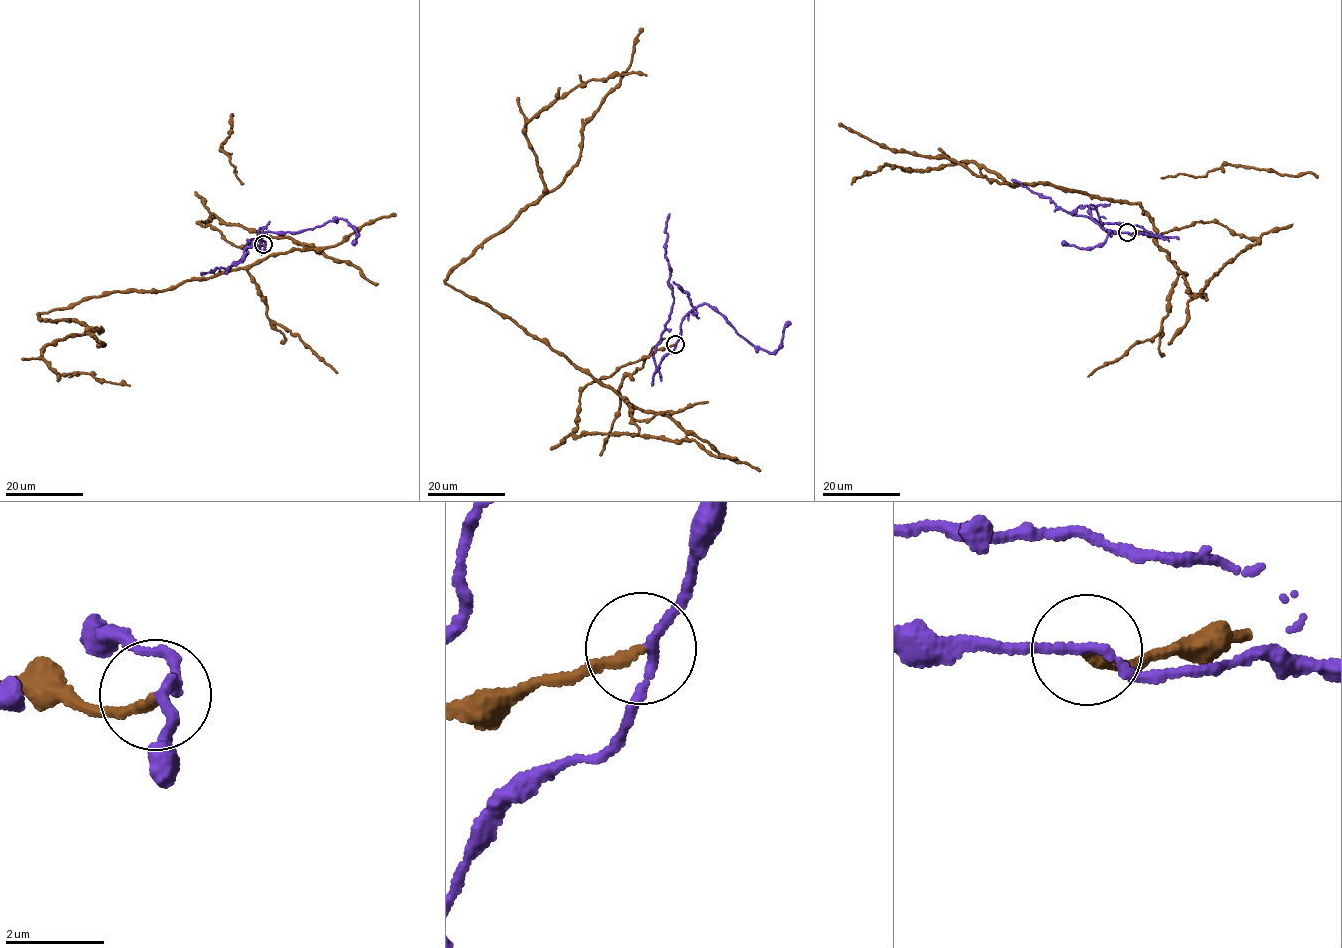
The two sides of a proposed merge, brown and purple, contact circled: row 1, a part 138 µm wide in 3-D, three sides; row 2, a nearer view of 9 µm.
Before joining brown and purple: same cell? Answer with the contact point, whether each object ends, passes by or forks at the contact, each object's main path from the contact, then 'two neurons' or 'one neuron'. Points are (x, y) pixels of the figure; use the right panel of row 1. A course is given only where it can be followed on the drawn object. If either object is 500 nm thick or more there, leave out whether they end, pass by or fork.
at (1127, 232); brown ends there; purple passes by; brown runs (1128, 232), (1215, 221), (1257, 242), (1195, 294), (1139, 203), (1007, 184), (974, 162), (885, 165), (851, 184); purple runs (1128, 232), (1156, 237), (1133, 225), (1101, 222), (1066, 212), (1056, 207), (1050, 197), (1039, 196), (1012, 179); two neurons

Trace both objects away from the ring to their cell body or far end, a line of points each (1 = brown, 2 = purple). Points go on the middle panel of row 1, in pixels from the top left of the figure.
1: (675, 344), (586, 385), (577, 436), (686, 435), (446, 282), (543, 195), (525, 124), (591, 79), (646, 75)
2: (675, 344), (674, 350), (656, 367), (654, 348), (660, 341), (674, 298), (665, 255), (669, 213)

